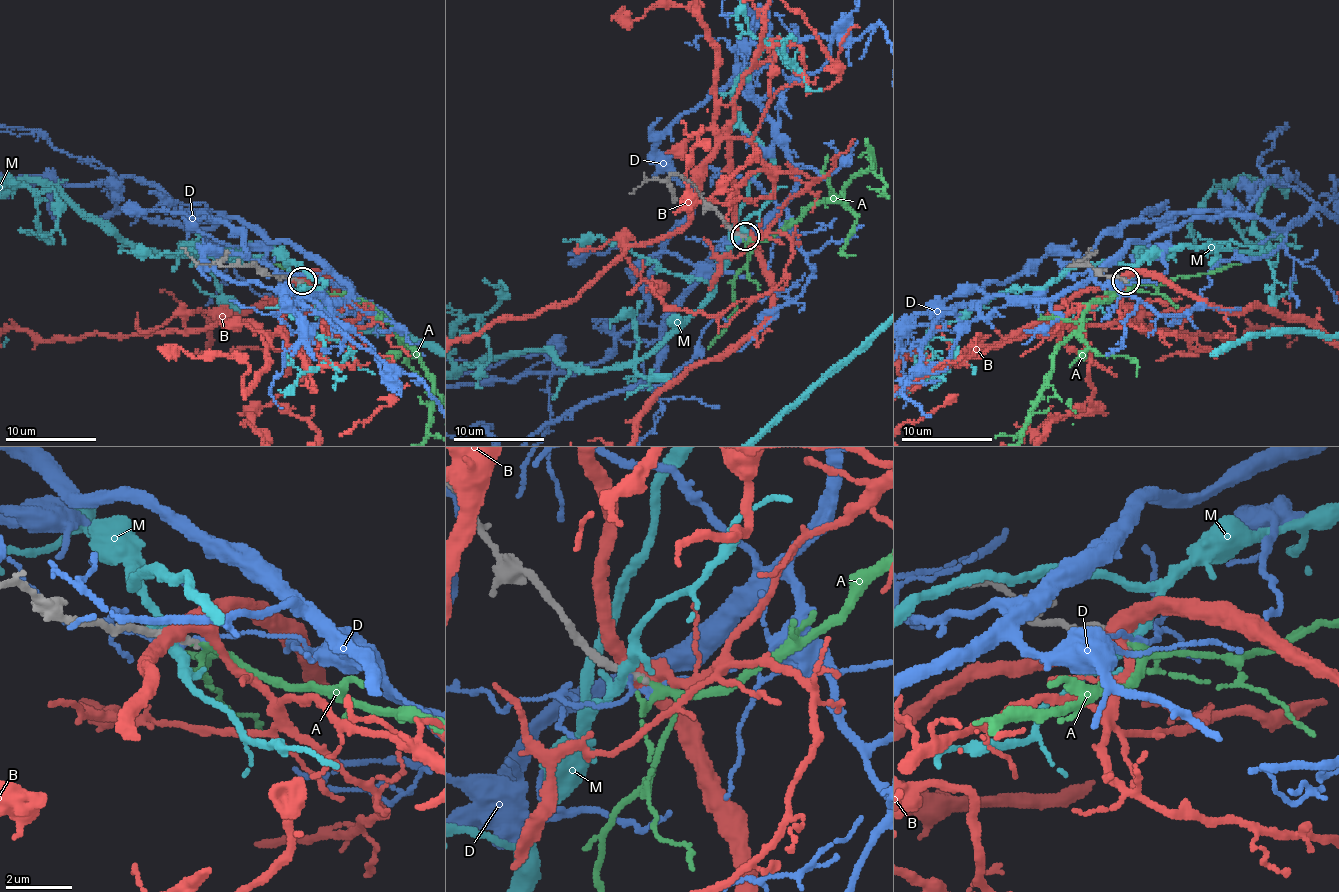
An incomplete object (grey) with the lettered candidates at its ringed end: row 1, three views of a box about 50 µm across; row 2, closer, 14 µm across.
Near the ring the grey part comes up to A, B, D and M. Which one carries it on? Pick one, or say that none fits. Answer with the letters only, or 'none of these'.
A

